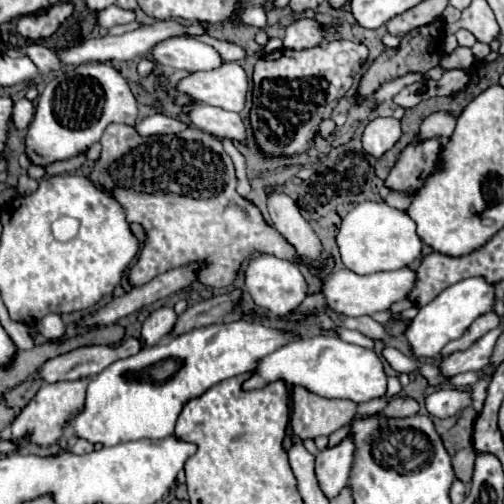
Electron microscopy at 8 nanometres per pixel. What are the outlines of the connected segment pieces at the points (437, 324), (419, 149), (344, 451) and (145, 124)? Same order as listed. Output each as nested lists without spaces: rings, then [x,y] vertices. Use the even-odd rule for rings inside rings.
[[[485,277],[463,279],[445,291],[441,291],[429,305],[419,309],[419,315],[407,327],[407,341],[417,357],[437,357],[439,351],[453,339],[459,339],[467,327],[481,315],[493,311],[495,287],[485,281]]]
[[[429,139],[423,143],[413,141],[401,153],[397,167],[393,167],[393,171],[385,179],[385,185],[397,191],[417,191],[419,187],[423,187],[425,177],[435,171],[439,151],[439,139]]]
[[[345,437],[339,445],[319,451],[315,457],[315,477],[327,499],[341,493],[349,479],[349,467],[353,463],[353,441]]]
[[[151,115],[145,117],[143,121],[139,121],[135,125],[135,131],[141,137],[151,137],[151,135],[173,135],[173,133],[181,133],[183,129],[187,129],[185,123],[181,123],[179,119],[167,117],[167,115]]]

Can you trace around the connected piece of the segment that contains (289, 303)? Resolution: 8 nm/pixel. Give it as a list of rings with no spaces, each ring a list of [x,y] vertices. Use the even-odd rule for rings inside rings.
[[[259,255],[251,259],[245,271],[245,291],[253,297],[257,307],[265,309],[273,317],[283,317],[295,311],[303,303],[303,299],[309,295],[307,281],[301,275],[299,267],[287,259],[279,259],[273,255]]]

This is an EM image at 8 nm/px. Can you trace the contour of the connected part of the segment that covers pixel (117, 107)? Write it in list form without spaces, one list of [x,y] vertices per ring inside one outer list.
[[[83,63],[77,67],[67,65],[45,85],[43,93],[39,95],[35,117],[27,131],[27,157],[41,167],[55,161],[65,161],[85,153],[93,143],[97,143],[107,125],[111,123],[135,125],[135,121],[137,121],[137,101],[129,91],[127,81],[119,75],[115,67],[111,67],[109,63]]]

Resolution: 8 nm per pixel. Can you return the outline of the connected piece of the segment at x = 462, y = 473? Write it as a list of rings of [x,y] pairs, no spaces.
[[[473,447],[461,449],[453,455],[453,469],[455,469],[455,477],[463,483],[469,483],[473,477],[473,465],[475,465],[475,451]]]

